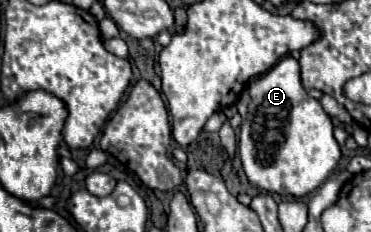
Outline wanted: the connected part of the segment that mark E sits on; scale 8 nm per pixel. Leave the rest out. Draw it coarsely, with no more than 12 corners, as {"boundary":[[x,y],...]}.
{"boundary":[[284,56],[238,100],[250,184],[306,196],[332,120]]}

